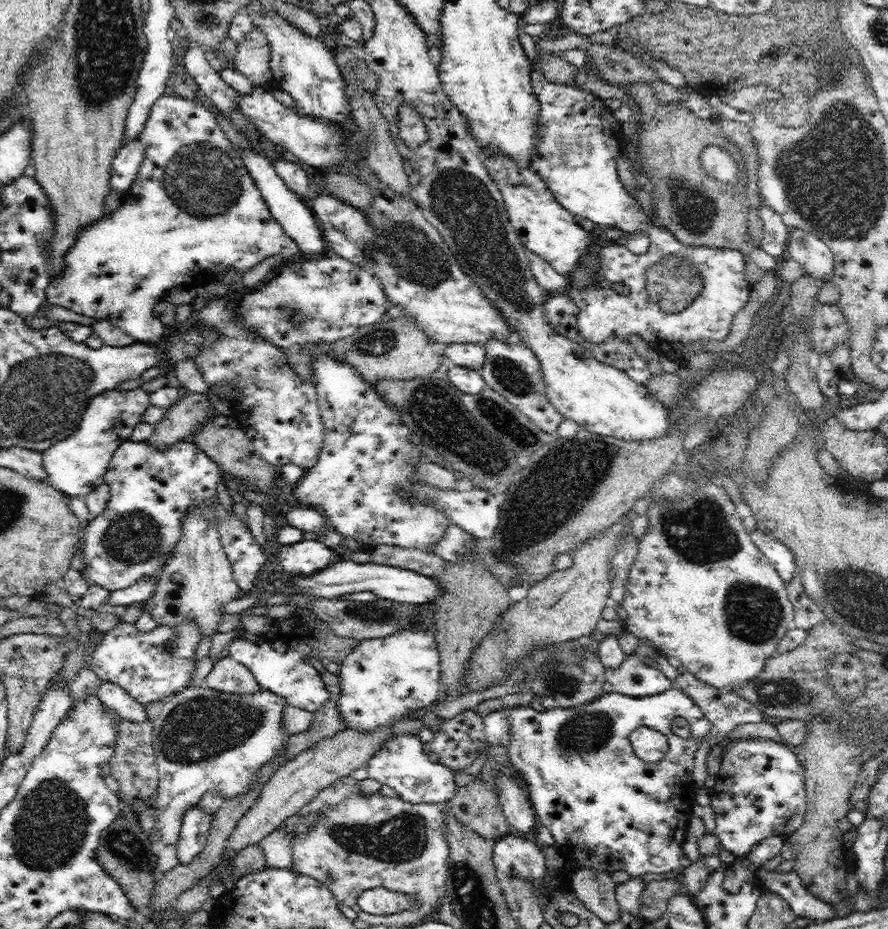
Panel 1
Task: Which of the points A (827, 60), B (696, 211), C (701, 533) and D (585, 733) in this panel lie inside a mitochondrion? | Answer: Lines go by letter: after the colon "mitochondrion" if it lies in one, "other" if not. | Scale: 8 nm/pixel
A: mitochondrion
B: mitochondrion
C: mitochondrion
D: mitochondrion

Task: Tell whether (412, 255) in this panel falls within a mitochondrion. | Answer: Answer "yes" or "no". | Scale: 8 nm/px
yes

